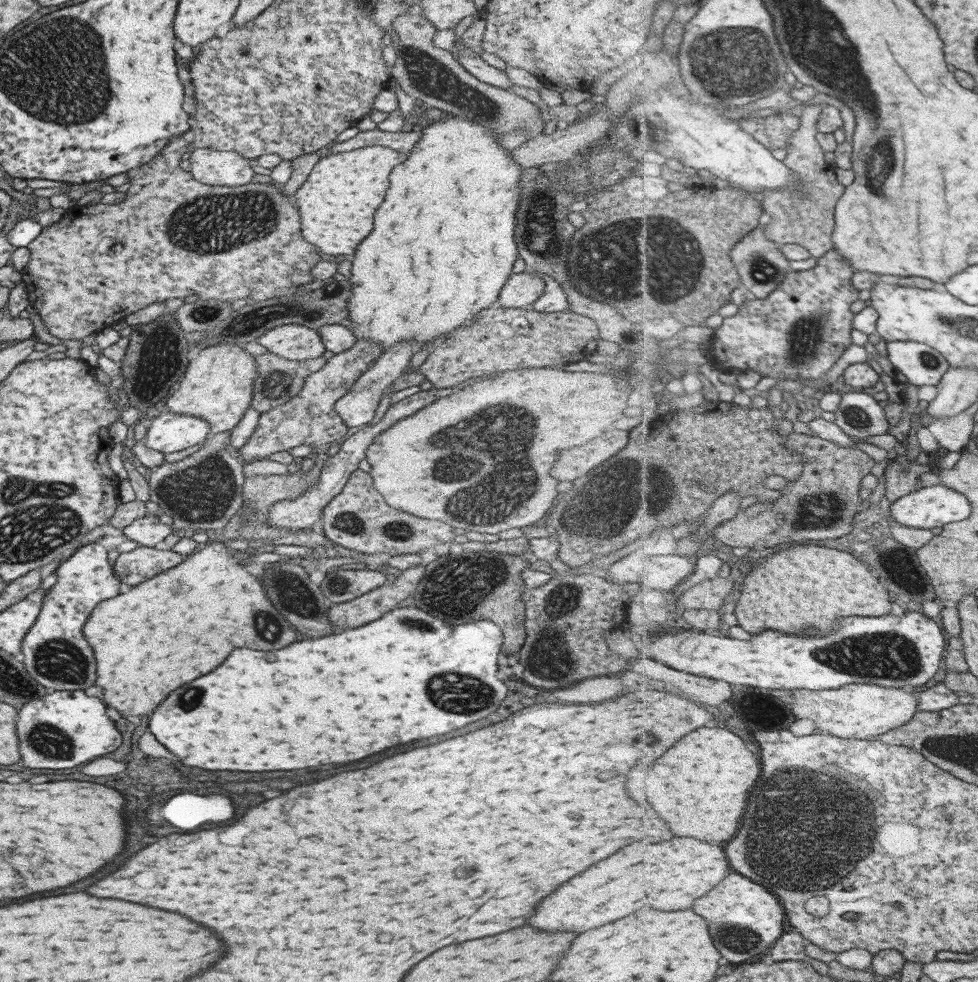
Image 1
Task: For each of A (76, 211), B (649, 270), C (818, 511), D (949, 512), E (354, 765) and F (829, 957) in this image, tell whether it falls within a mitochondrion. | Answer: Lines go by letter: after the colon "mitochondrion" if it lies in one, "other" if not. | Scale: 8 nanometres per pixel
A: other
B: mitochondrion
C: mitochondrion
D: other
E: other
F: other

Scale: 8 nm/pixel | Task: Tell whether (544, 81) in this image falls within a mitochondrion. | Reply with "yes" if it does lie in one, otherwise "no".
no

